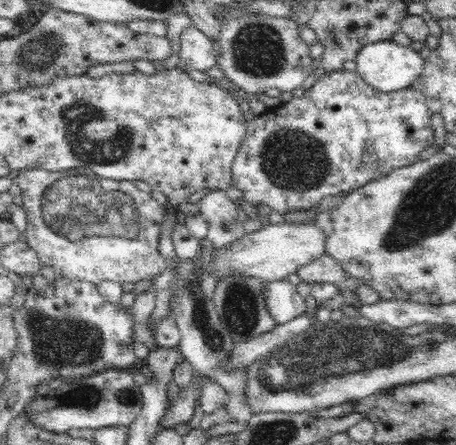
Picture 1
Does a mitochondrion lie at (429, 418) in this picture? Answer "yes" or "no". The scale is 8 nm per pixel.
no

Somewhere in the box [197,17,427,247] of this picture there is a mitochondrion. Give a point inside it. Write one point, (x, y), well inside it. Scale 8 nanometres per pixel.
(257, 49)

